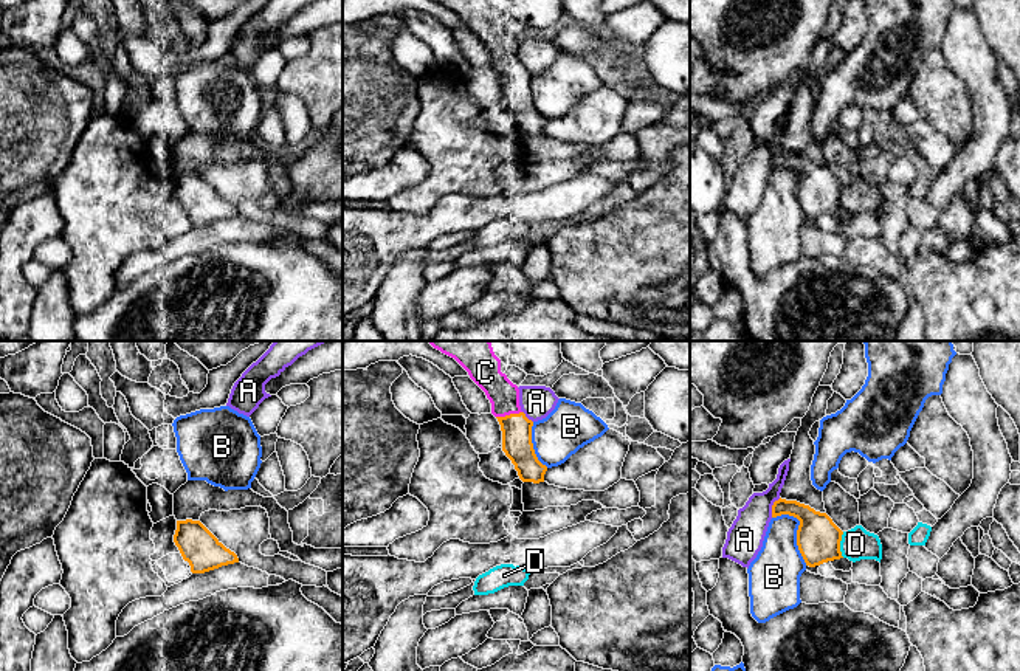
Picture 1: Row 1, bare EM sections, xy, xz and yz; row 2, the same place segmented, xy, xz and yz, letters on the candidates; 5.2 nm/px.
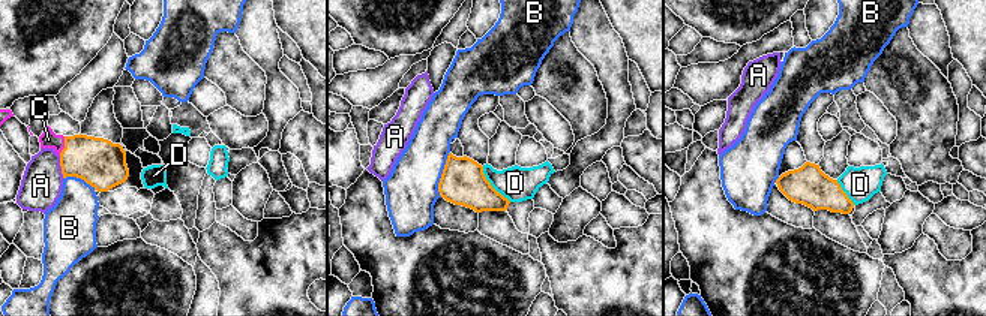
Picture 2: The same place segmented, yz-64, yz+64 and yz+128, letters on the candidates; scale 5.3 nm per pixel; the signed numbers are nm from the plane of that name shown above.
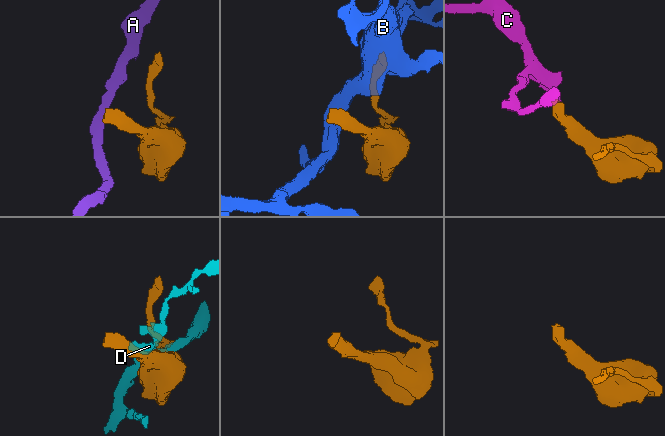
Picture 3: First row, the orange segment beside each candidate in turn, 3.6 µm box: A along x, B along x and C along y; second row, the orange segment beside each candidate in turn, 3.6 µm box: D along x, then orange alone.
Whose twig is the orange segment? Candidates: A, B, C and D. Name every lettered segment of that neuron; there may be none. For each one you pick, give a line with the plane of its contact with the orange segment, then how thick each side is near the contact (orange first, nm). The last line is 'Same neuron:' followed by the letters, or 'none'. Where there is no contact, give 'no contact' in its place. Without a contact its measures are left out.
C: meets orange in xz; 160 nm thick on the orange side, 160 nm on the other
Same neuron: C

